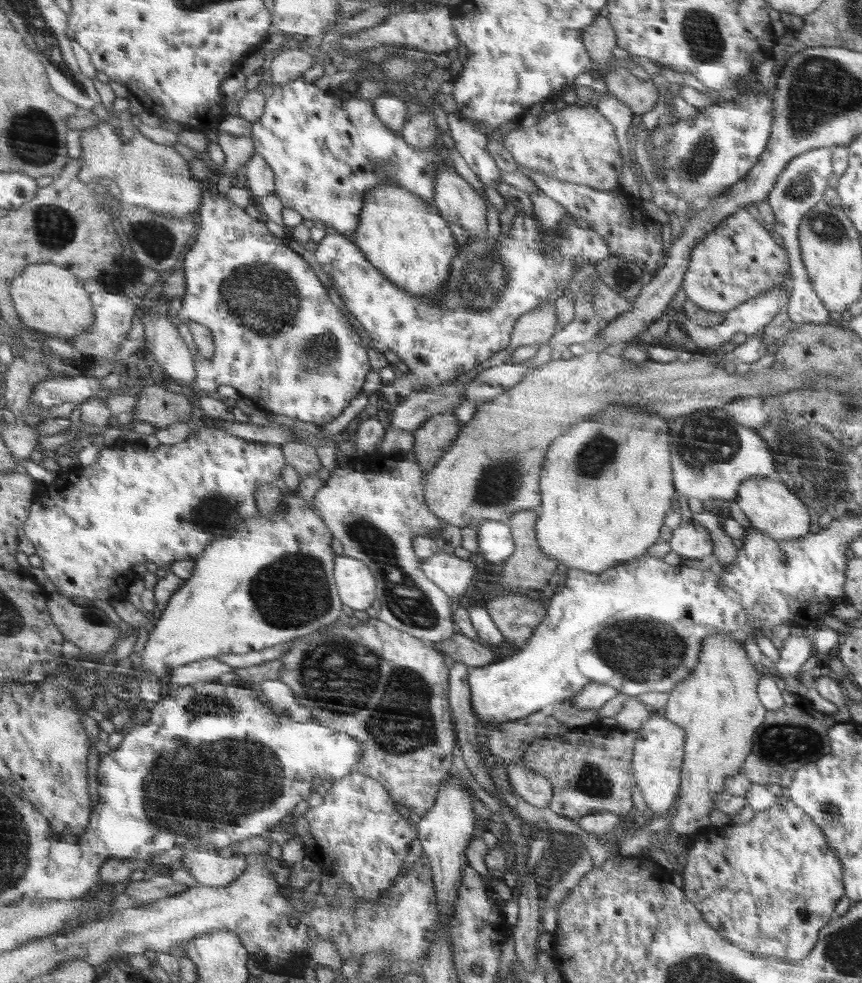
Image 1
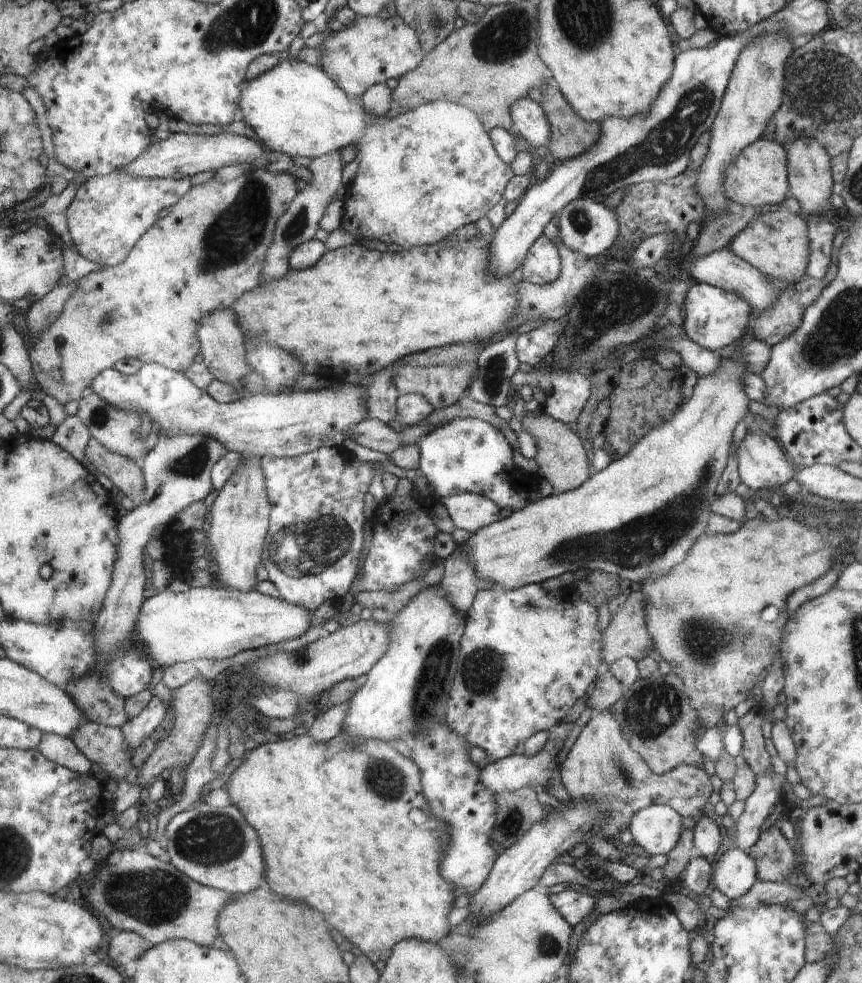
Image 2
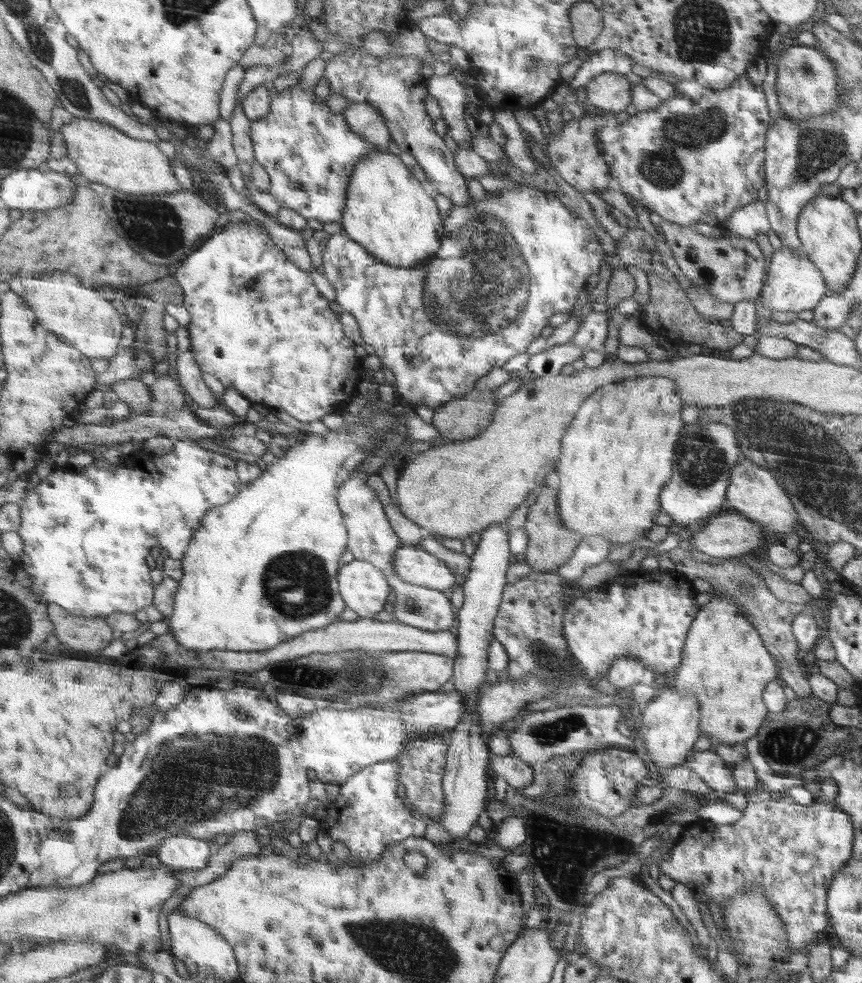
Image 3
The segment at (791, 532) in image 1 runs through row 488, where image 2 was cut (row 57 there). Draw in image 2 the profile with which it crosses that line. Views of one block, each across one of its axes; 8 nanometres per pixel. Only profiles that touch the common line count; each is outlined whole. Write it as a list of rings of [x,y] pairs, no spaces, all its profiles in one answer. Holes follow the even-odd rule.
[[[762,31],[753,38],[738,57],[730,77],[729,89],[711,130],[709,151],[696,177],[697,191],[703,198],[708,212],[723,211],[728,198],[725,196],[725,170],[736,161],[742,150],[764,136],[784,98],[786,60],[792,54],[793,38],[790,34]]]

